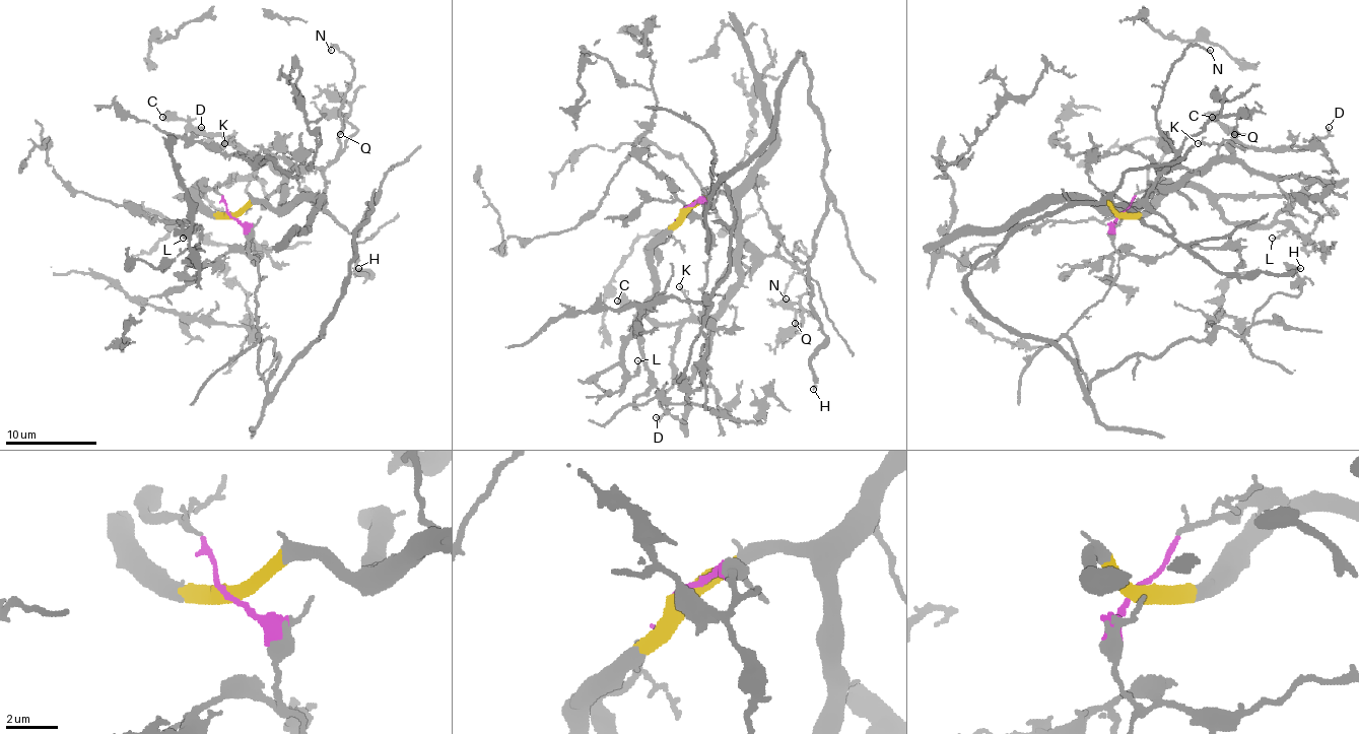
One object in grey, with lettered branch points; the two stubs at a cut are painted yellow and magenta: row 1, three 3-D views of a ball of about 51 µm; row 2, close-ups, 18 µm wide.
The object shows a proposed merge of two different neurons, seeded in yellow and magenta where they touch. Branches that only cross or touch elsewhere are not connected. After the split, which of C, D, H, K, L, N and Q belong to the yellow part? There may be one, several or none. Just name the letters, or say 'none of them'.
C, D, K, L

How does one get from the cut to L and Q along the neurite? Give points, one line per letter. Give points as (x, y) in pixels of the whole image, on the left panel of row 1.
L: (230, 214), (214, 214), (198, 198), (198, 187), (198, 207), (185, 221), (168, 223), (182, 238)
Q: (230, 214), (256, 260), (269, 391), (320, 336), (372, 203), (359, 232), (325, 207), (347, 116), (340, 134)

